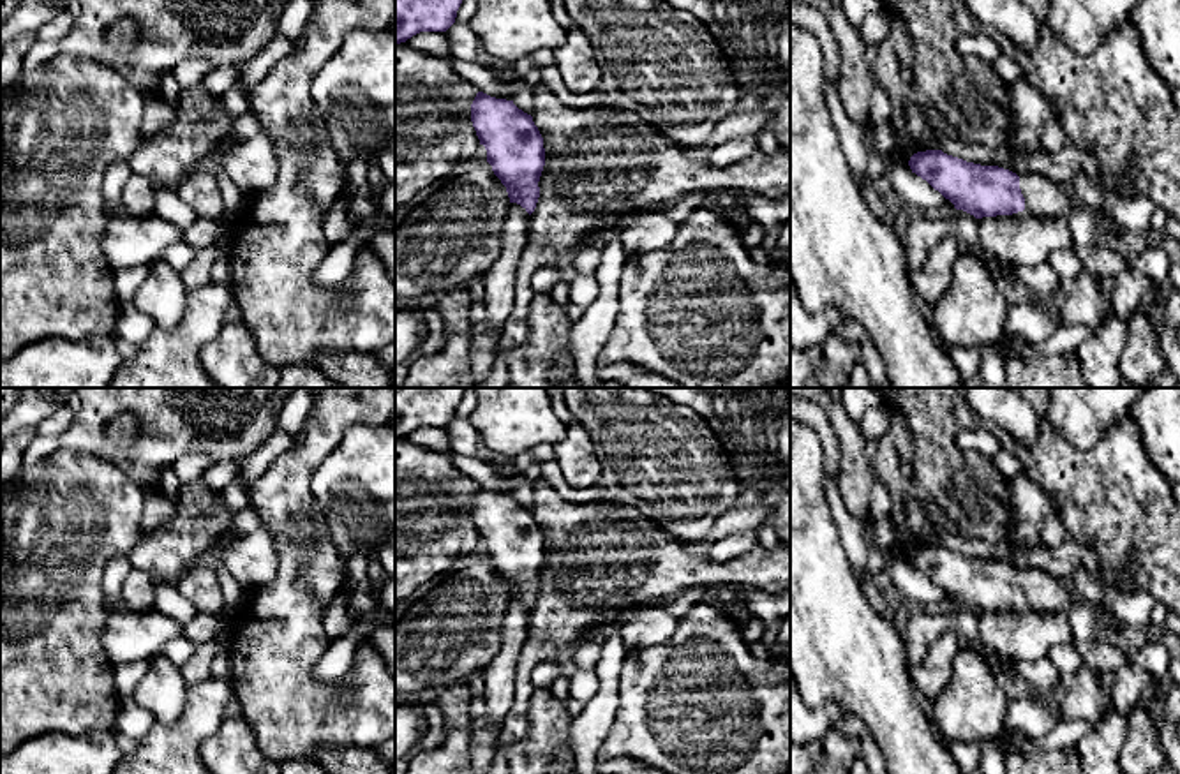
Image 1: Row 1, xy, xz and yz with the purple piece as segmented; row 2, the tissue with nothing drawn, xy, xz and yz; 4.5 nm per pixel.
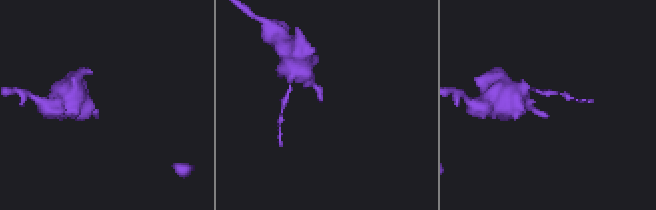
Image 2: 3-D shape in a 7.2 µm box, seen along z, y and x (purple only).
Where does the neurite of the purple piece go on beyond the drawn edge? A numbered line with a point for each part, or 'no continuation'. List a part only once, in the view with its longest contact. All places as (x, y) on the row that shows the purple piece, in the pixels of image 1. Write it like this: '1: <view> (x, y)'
1: yz (1043, 196)

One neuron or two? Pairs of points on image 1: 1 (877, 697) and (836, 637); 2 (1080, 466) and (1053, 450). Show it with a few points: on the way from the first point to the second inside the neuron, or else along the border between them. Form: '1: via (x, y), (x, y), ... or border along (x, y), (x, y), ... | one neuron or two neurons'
1: via (872, 683), (845, 651) | one neuron
2: via (1073, 462), (1066, 462), (1060, 457) | one neuron

